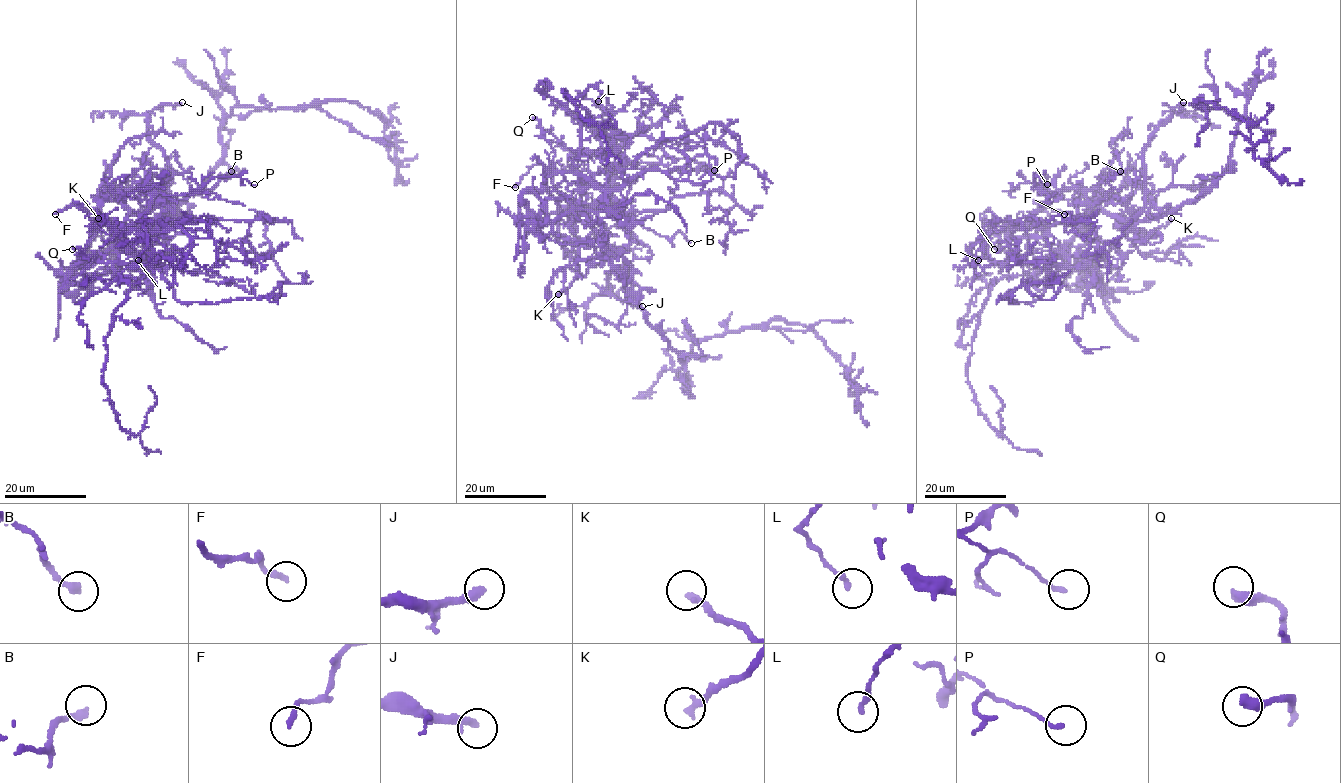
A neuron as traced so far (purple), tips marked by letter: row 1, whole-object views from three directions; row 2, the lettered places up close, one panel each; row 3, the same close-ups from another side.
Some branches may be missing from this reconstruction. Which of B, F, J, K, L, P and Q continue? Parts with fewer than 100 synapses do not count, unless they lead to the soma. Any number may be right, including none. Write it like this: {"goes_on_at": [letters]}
{"goes_on_at": []}

